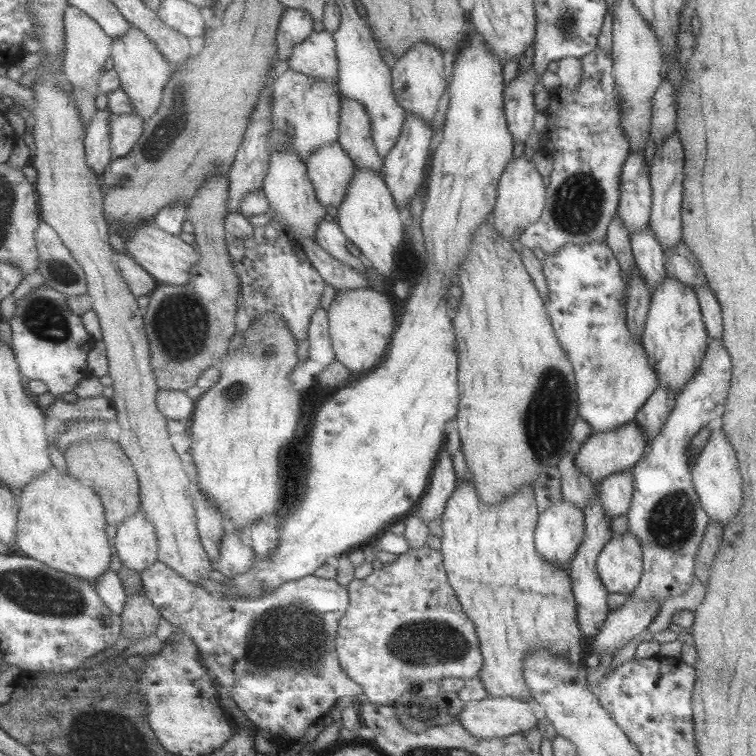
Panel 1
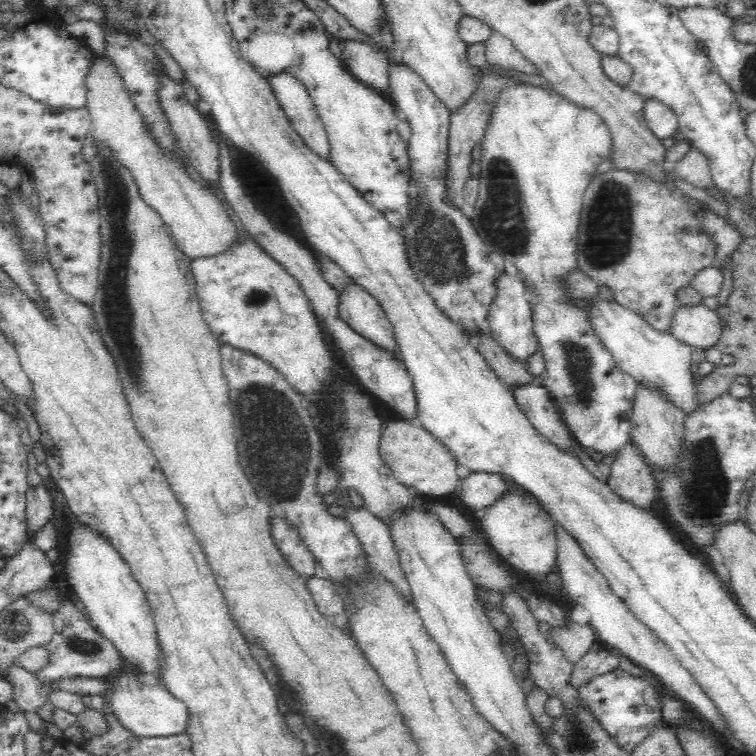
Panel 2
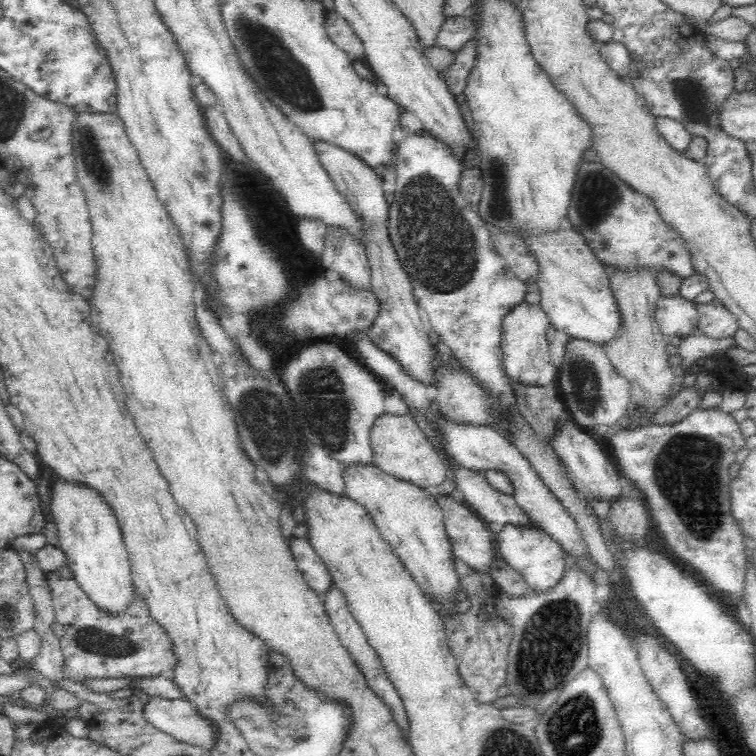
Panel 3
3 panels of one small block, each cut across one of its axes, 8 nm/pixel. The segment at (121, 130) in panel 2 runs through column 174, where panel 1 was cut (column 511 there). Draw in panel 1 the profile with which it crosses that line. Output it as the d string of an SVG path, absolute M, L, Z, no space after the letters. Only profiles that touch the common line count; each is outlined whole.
M522 154L510 160L509 166L502 176L500 195L495 210L492 212L497 230L507 240L511 240L517 230L523 230L536 222L540 218L539 214L542 214L541 208L543 208L543 196L545 195L543 180L541 180L541 176L539 176L531 161L527 160Z

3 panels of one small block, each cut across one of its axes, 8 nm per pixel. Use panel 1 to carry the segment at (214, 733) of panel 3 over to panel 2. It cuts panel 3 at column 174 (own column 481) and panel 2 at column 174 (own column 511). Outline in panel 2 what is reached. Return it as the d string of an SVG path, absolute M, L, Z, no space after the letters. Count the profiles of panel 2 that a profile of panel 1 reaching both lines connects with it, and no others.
M122 670L120 674L110 675L106 678L109 682L107 693L102 695L109 700L109 707L112 708L114 718L120 724L133 732L134 736L160 737L178 735L185 732L188 716L186 705L162 686L143 684L130 670Z

